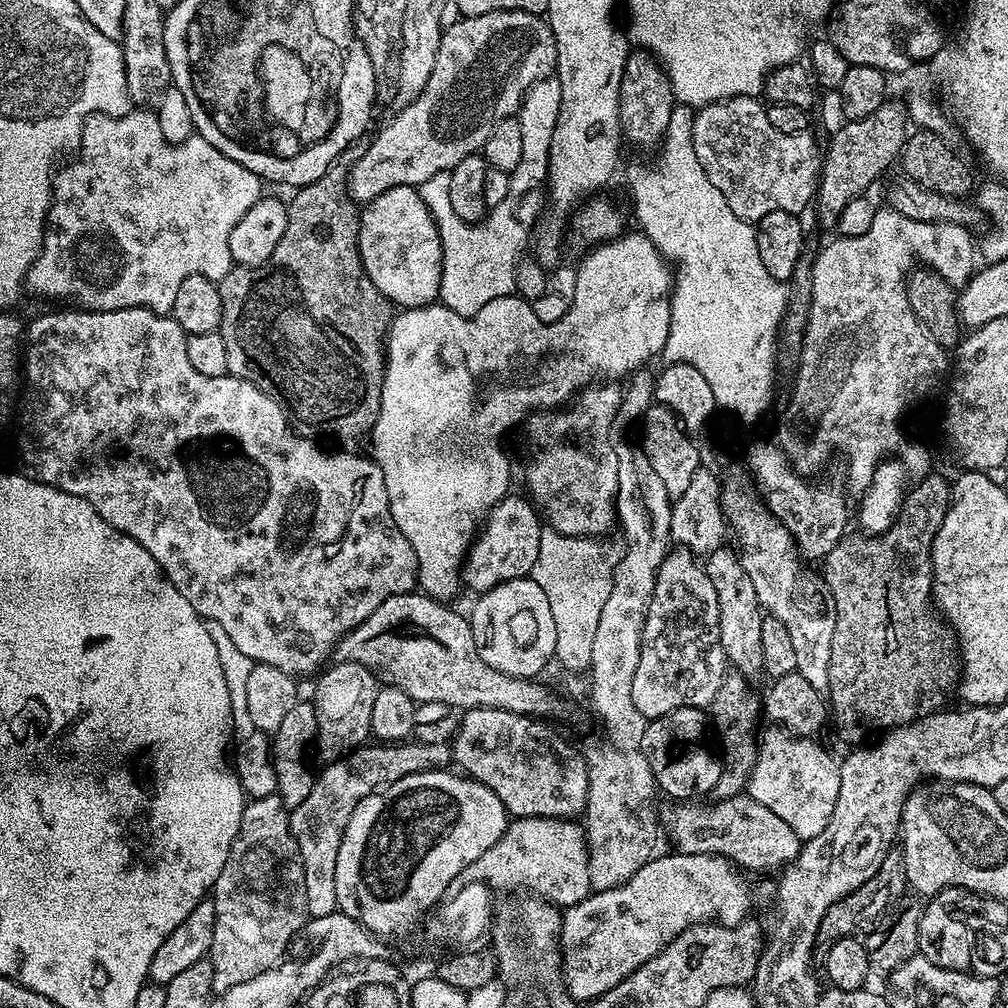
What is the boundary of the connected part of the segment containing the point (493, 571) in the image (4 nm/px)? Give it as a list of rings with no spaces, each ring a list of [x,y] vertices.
[[[509,494],[501,498],[488,511],[478,535],[468,549],[462,565],[462,580],[467,587],[469,584],[476,594],[483,594],[494,586],[511,580],[531,577],[534,562],[538,562],[538,546],[545,531],[542,527],[542,516],[531,499],[521,496]]]

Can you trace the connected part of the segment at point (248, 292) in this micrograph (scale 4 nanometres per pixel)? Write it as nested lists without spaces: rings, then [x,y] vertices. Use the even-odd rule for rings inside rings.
[[[367,135],[359,136],[314,182],[297,187],[296,197],[287,201],[288,221],[286,222],[286,234],[274,246],[274,254],[265,264],[259,264],[257,268],[245,268],[234,266],[223,278],[218,281],[220,297],[222,298],[222,322],[218,329],[222,342],[226,342],[226,362],[231,375],[242,378],[254,386],[258,386],[260,392],[265,392],[278,406],[284,410],[284,415],[301,433],[312,438],[325,436],[329,442],[335,442],[340,432],[356,432],[356,428],[365,428],[371,433],[374,422],[380,413],[380,399],[382,398],[382,382],[384,381],[384,366],[386,363],[386,337],[388,327],[392,324],[394,315],[393,305],[379,292],[374,282],[370,280],[370,275],[363,268],[363,259],[359,254],[359,224],[360,215],[357,201],[353,200],[348,190],[348,173],[353,164],[370,150],[371,139]]]

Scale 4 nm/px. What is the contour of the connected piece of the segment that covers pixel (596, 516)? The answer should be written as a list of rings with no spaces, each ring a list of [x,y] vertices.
[[[597,383],[585,388],[571,403],[559,410],[541,410],[527,417],[528,444],[532,447],[527,495],[542,509],[543,519],[552,523],[549,524],[551,531],[563,537],[600,538],[603,532],[610,531],[617,523],[618,458],[617,449],[612,448],[612,440],[608,437],[608,431],[616,424],[616,411],[622,395],[621,385],[616,384],[619,383]]]

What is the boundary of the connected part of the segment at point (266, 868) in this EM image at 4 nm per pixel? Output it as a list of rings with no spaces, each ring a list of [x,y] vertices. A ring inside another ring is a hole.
[[[279,795],[249,799],[245,803],[240,829],[226,858],[226,866],[222,866],[222,874],[218,874],[218,882],[210,893],[214,902],[214,938],[210,953],[214,970],[213,993],[231,990],[233,986],[250,982],[250,978],[275,968],[285,959],[284,951],[296,932],[303,930],[304,923],[309,923],[308,879],[302,866],[300,847],[292,836],[289,815],[289,809],[284,807]]]

